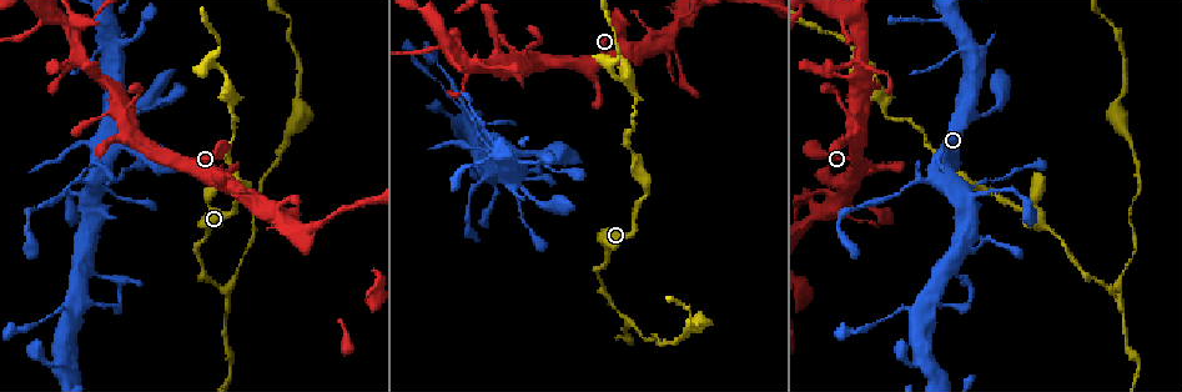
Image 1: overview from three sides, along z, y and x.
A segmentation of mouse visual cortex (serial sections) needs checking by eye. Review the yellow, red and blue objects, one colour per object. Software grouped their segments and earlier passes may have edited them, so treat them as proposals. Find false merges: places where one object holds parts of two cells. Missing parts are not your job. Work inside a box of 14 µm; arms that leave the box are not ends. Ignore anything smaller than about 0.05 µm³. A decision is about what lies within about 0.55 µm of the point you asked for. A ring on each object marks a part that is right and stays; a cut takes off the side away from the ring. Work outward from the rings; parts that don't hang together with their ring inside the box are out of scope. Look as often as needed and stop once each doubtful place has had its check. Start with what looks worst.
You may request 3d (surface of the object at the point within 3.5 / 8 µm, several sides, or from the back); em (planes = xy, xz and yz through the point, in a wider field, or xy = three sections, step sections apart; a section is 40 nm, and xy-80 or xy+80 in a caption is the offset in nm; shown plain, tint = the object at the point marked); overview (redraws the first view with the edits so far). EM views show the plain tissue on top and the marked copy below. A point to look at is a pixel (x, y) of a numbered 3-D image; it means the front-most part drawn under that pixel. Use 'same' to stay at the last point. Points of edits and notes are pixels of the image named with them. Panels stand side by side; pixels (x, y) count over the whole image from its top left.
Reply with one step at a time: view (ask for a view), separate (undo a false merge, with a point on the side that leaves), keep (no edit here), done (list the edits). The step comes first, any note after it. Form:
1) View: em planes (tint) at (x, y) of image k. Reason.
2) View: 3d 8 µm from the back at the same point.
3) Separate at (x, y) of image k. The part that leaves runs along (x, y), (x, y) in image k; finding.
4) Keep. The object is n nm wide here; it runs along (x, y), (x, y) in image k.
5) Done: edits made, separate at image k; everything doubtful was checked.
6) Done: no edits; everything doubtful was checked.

View: 3d 3.5 µm at (626, 317) of image 1.

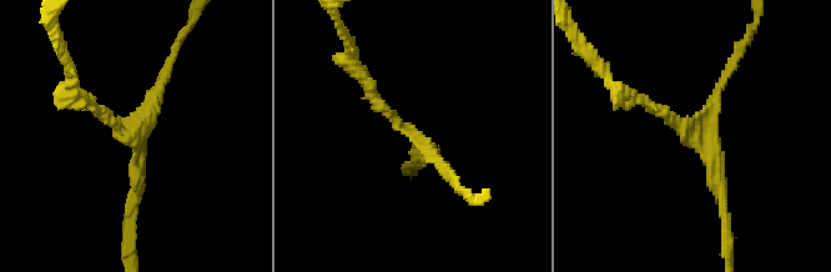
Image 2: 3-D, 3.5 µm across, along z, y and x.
View: em xy step 1 (tint) at (128, 132) of image 2. 3 arms meet here; the arms are 150, 150, 200 nm wide.

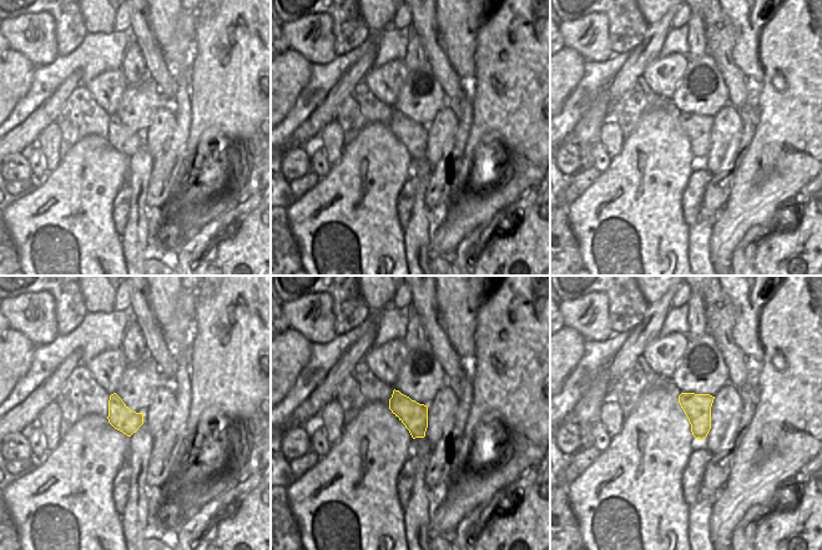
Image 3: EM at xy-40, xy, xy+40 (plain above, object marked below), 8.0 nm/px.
Keep. One cell here.

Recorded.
View: 3d 8 µm at (236, 117) of image 1. Abrupt turn.

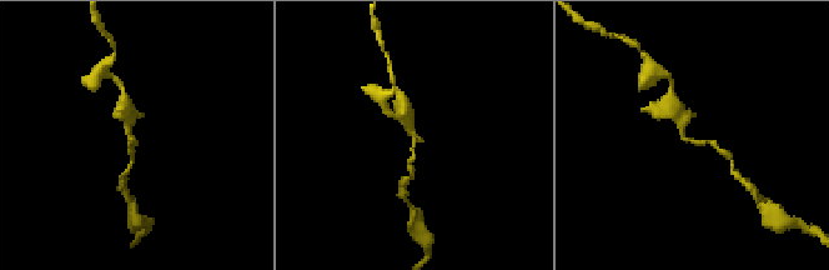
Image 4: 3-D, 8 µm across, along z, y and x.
View: em xy step 5 (tint) at (693, 142) of image 4. Need the tissue.

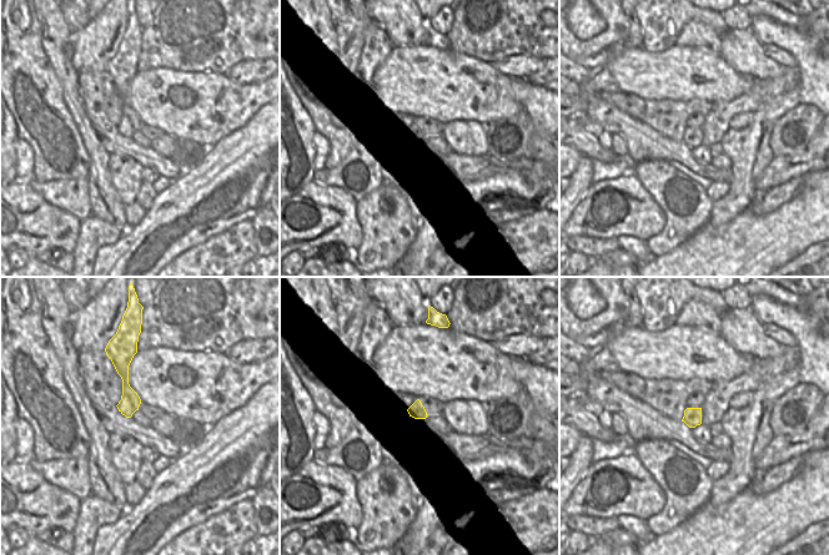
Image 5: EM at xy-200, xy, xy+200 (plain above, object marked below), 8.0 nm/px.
Keep. The object is 130 nm wide here; it runs along (721, 151), (709, 141), (687, 139), (673, 113) in image 4; all the same cell.

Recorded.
View: 3d 8 µm at (208, 60) of image 1. Branch point.

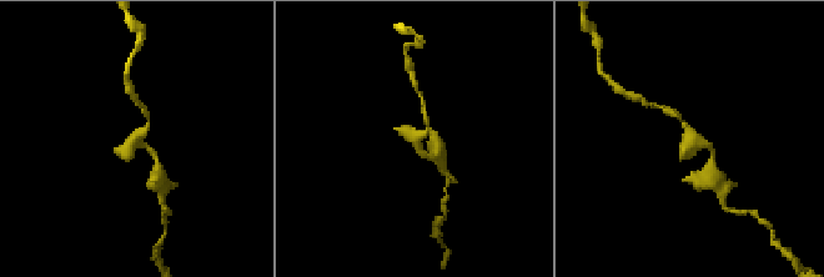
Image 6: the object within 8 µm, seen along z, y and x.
View: 3d 3.5 µm at (414, 142) of image 6. Closer look.

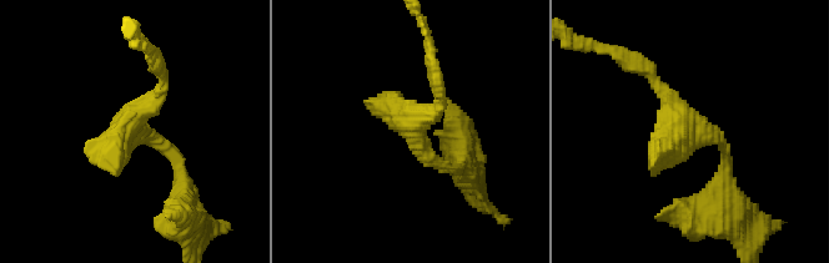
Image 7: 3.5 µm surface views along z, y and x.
View: em xy step 2 (tint) at (412, 127) of image 7. Shape alone is not enough.

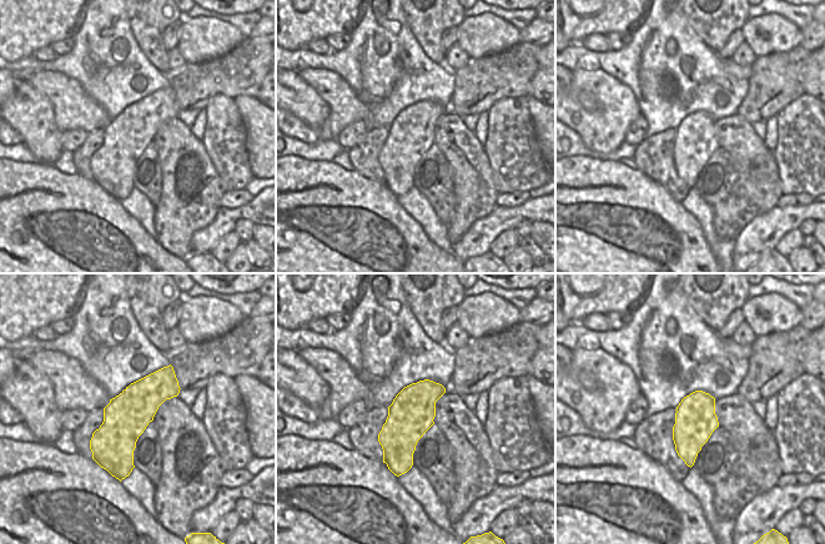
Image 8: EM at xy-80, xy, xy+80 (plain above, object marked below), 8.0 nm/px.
Keep. The object is 360 nm wide here; it runs along (170, 369), (124, 421), (119, 476) in image 8; continuous, no second cell.

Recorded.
Done: no edits; everything doubtful was checked.

